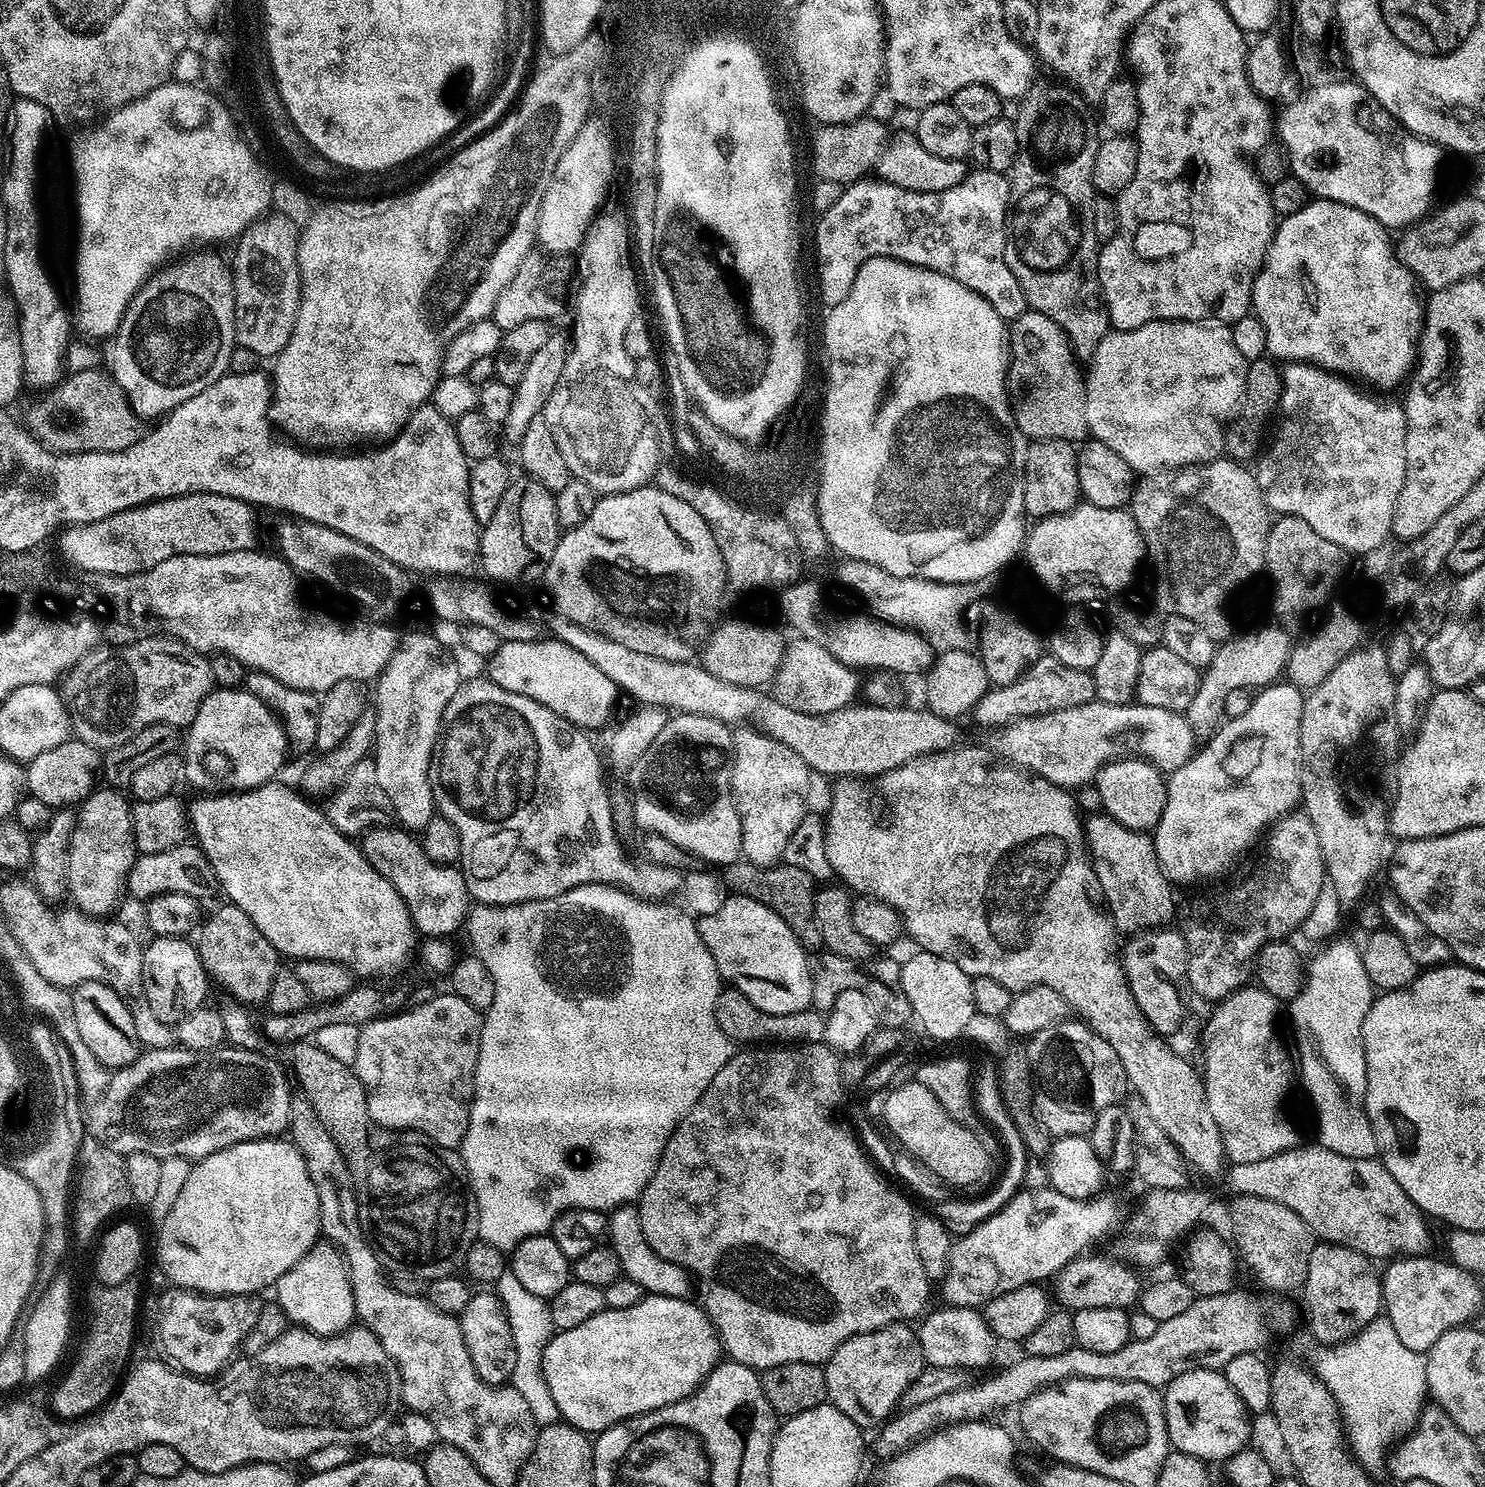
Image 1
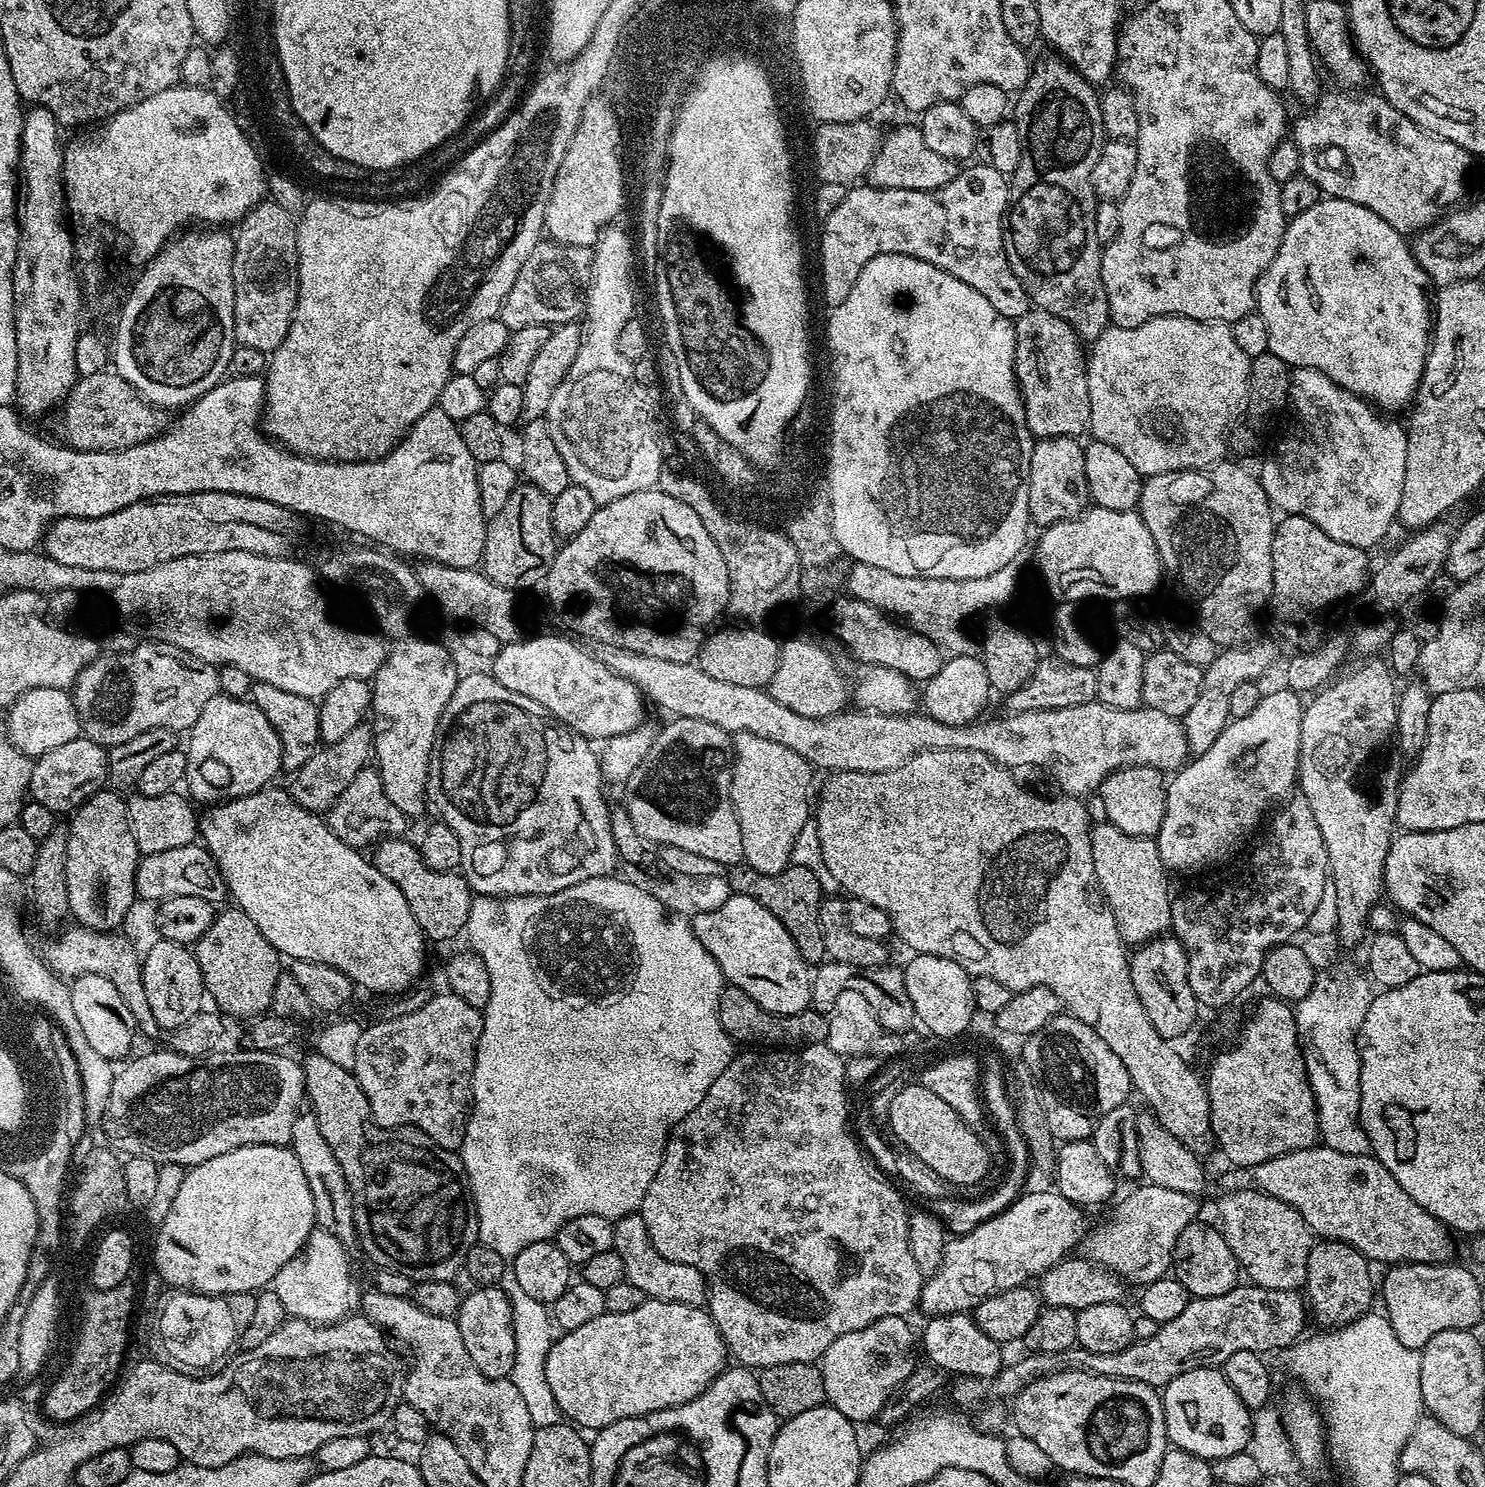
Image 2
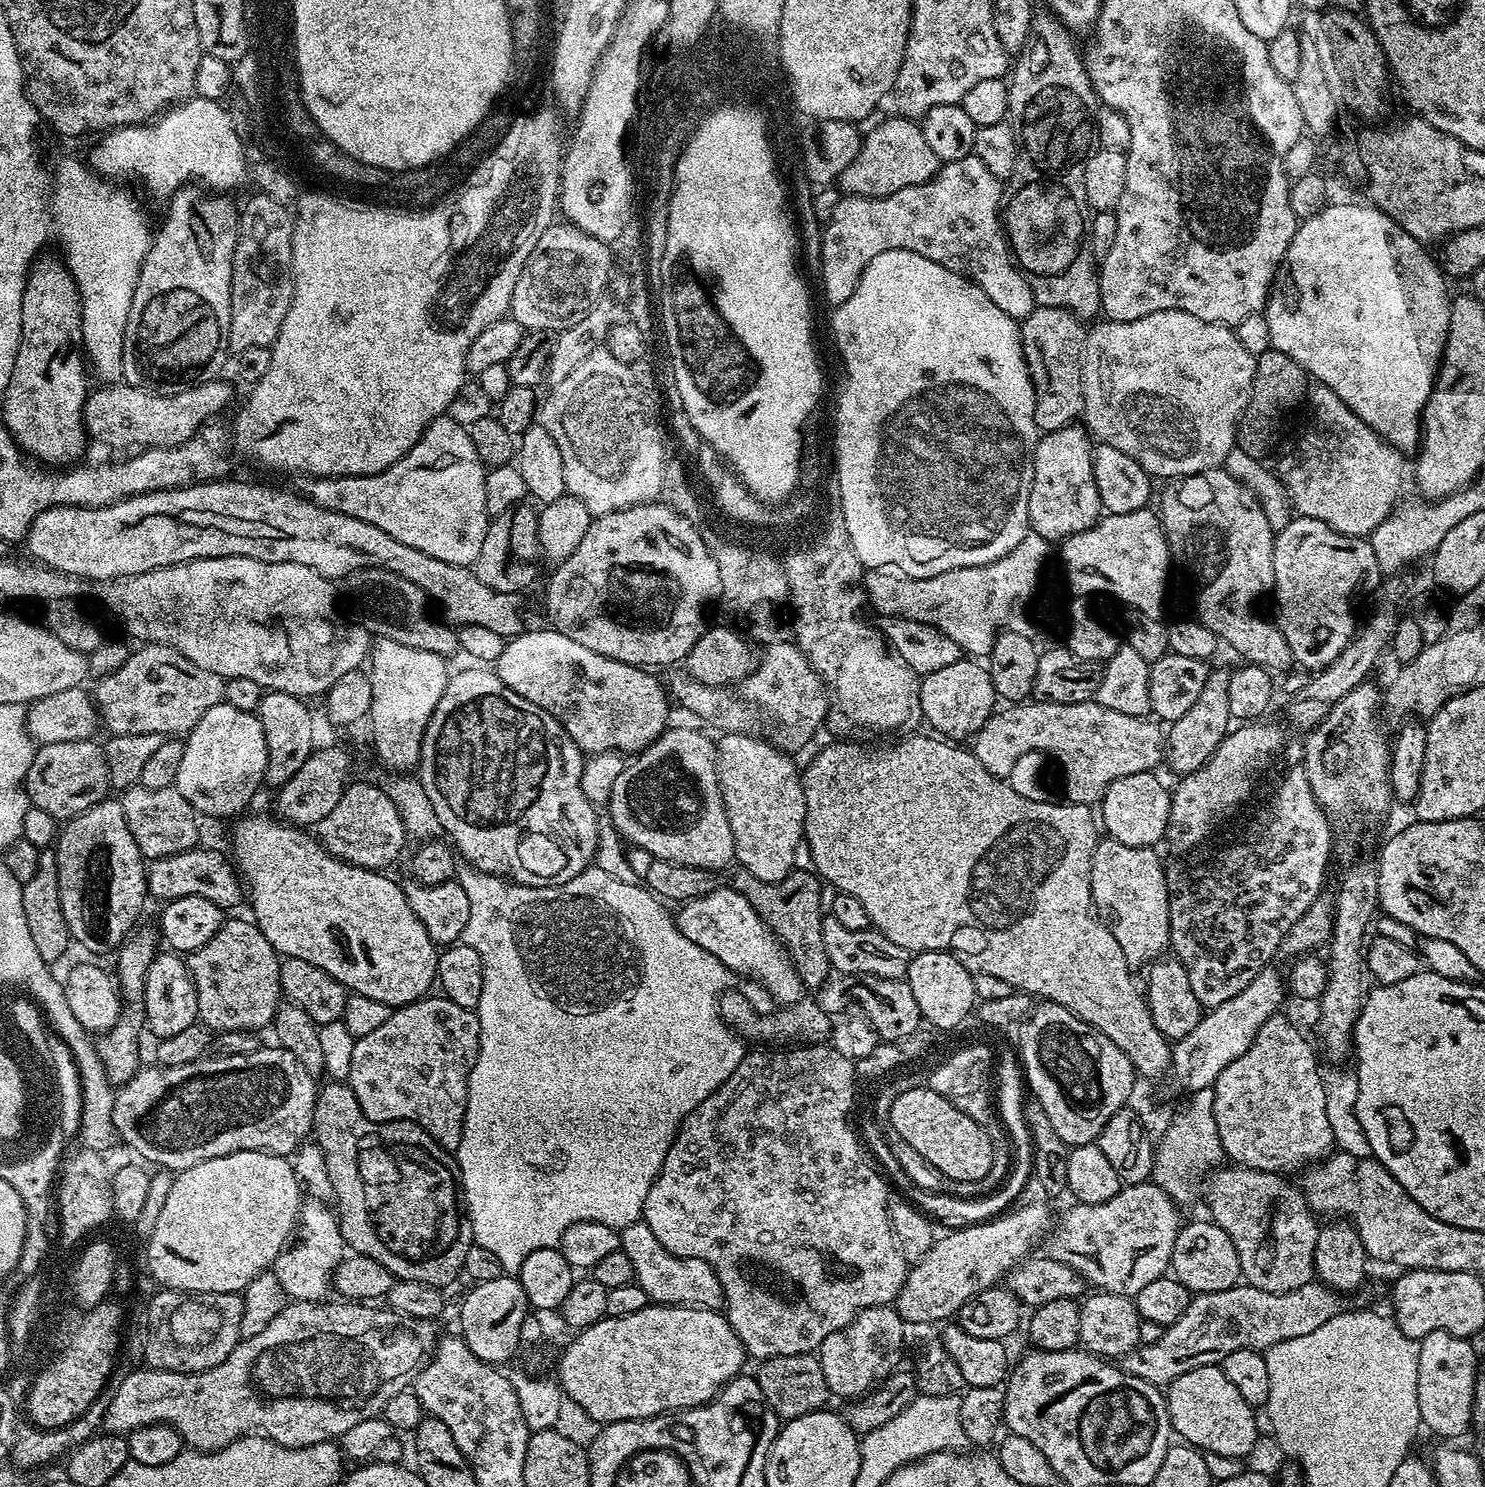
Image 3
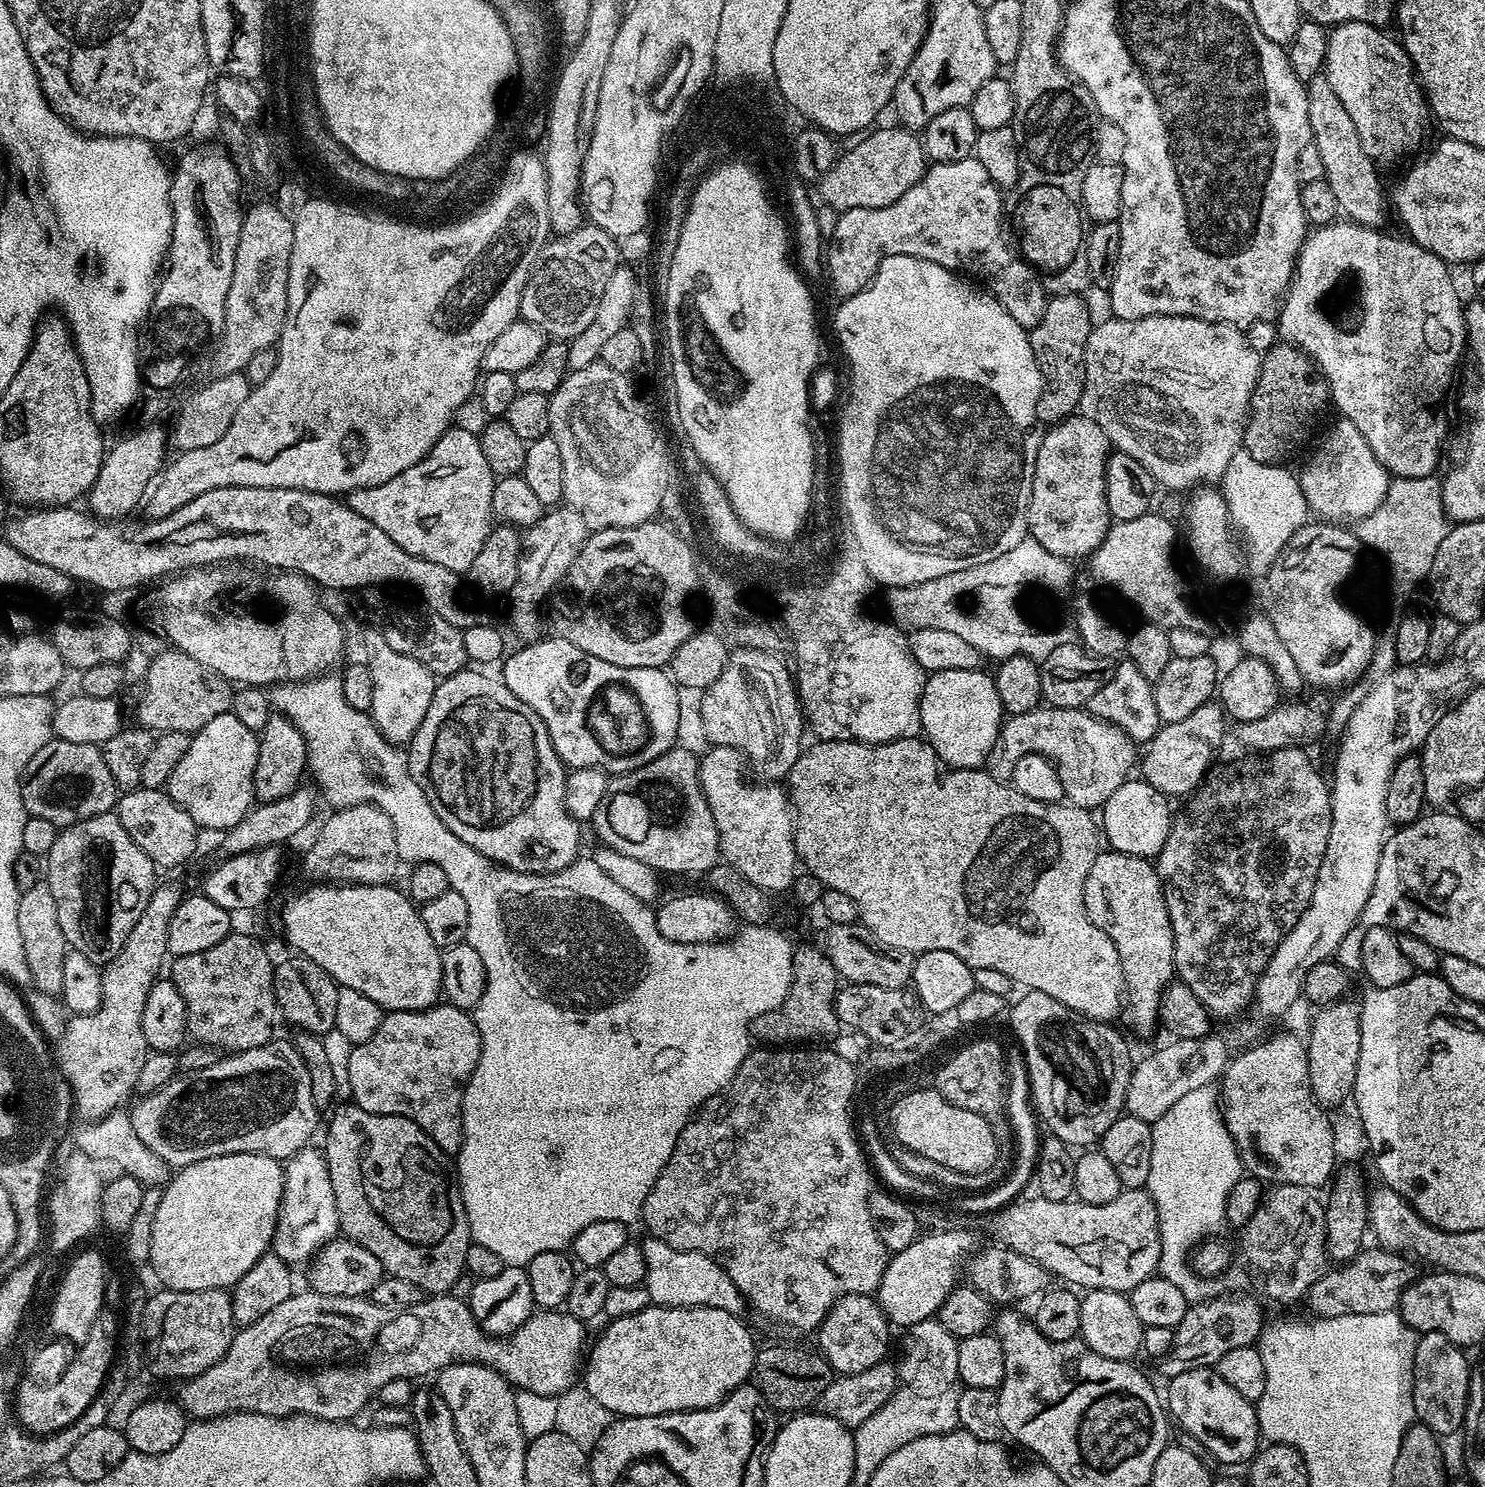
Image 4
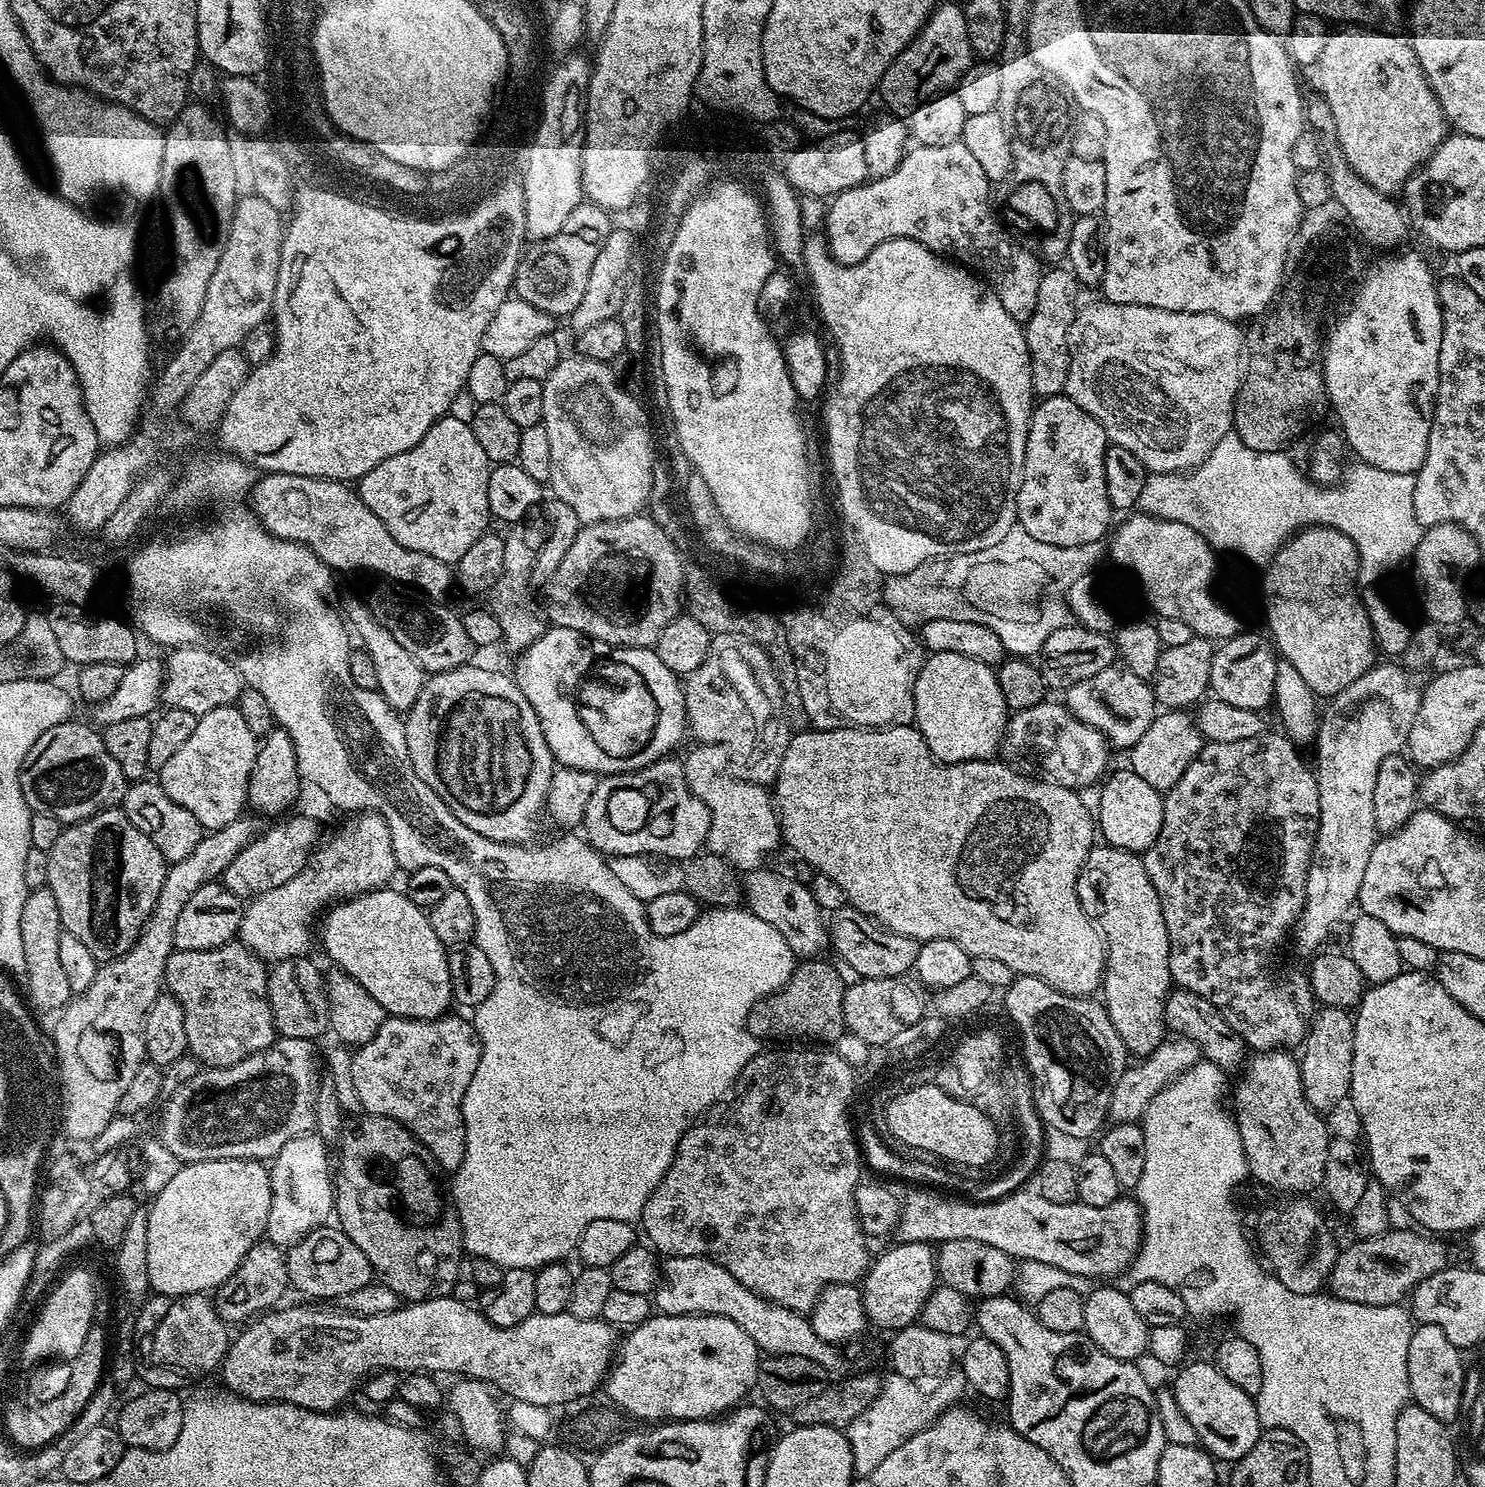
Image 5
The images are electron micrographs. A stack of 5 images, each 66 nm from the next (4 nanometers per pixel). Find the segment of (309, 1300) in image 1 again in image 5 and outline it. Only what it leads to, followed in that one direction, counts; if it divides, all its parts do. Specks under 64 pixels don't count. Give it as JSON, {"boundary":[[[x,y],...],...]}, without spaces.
{"boundary":[[[311,1132],[281,1144],[278,1155],[273,1157],[269,1167],[271,1174],[270,1214],[264,1227],[266,1239],[271,1244],[277,1244],[278,1247],[288,1250],[316,1228],[329,1223],[335,1207],[335,1187],[332,1164],[330,1156],[328,1160],[326,1148],[328,1148],[327,1143],[319,1136],[319,1133]]]}

